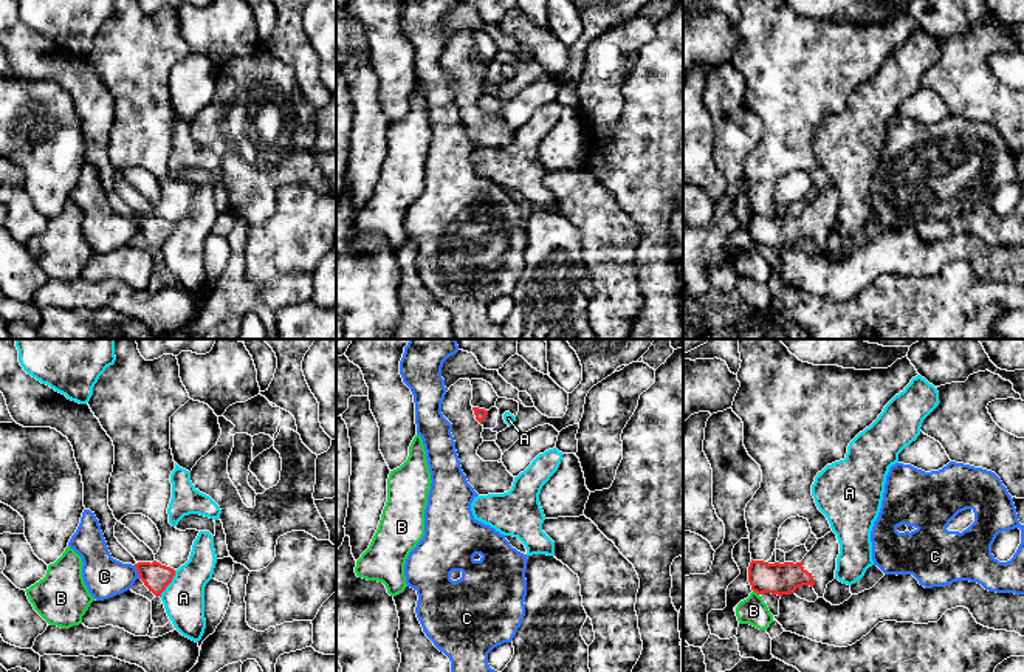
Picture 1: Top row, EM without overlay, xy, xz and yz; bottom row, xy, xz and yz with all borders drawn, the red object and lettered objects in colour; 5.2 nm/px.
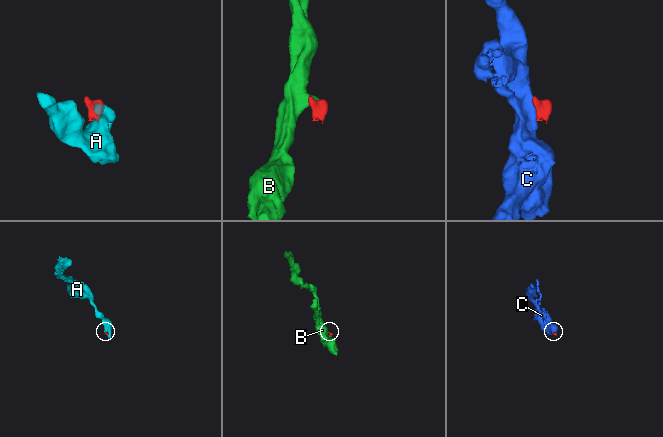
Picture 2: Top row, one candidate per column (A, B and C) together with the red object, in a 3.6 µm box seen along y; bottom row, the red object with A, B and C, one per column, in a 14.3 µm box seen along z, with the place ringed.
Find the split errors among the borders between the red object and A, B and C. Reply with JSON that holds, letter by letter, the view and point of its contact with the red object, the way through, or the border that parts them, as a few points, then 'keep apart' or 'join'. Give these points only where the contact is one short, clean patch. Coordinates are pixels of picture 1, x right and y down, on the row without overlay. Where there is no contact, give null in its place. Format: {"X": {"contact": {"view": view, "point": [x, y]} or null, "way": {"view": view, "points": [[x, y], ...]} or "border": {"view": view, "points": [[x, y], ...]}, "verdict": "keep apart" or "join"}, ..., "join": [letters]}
{"A": {"contact": {"view": "xy", "point": [169, 236]}, "border": {"view": "xy", "points": [[175, 223], [175, 228], [160, 250]]}, "verdict": "keep apart"}, "B": {"contact": {"view": "yz", "point": [756, 245]}, "border": {"view": "yz", "points": [[753, 243], [758, 248]]}, "verdict": "keep apart"}, "C": {"contact": {"view": "xy", "point": [138, 225]}, "border": {"view": "xy", "points": [[134, 219], [140, 231]]}, "verdict": "keep apart"}, "join": []}

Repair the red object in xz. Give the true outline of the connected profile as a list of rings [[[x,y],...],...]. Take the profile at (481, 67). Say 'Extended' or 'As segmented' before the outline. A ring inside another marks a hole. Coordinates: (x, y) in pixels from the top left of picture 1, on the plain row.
Extended. [[[459,33],[445,48],[443,70],[452,77],[452,90],[463,127],[479,149],[503,147],[513,139],[514,130],[503,116],[483,115],[477,108],[483,96],[482,74],[488,63],[472,60],[472,39],[469,33]]]

